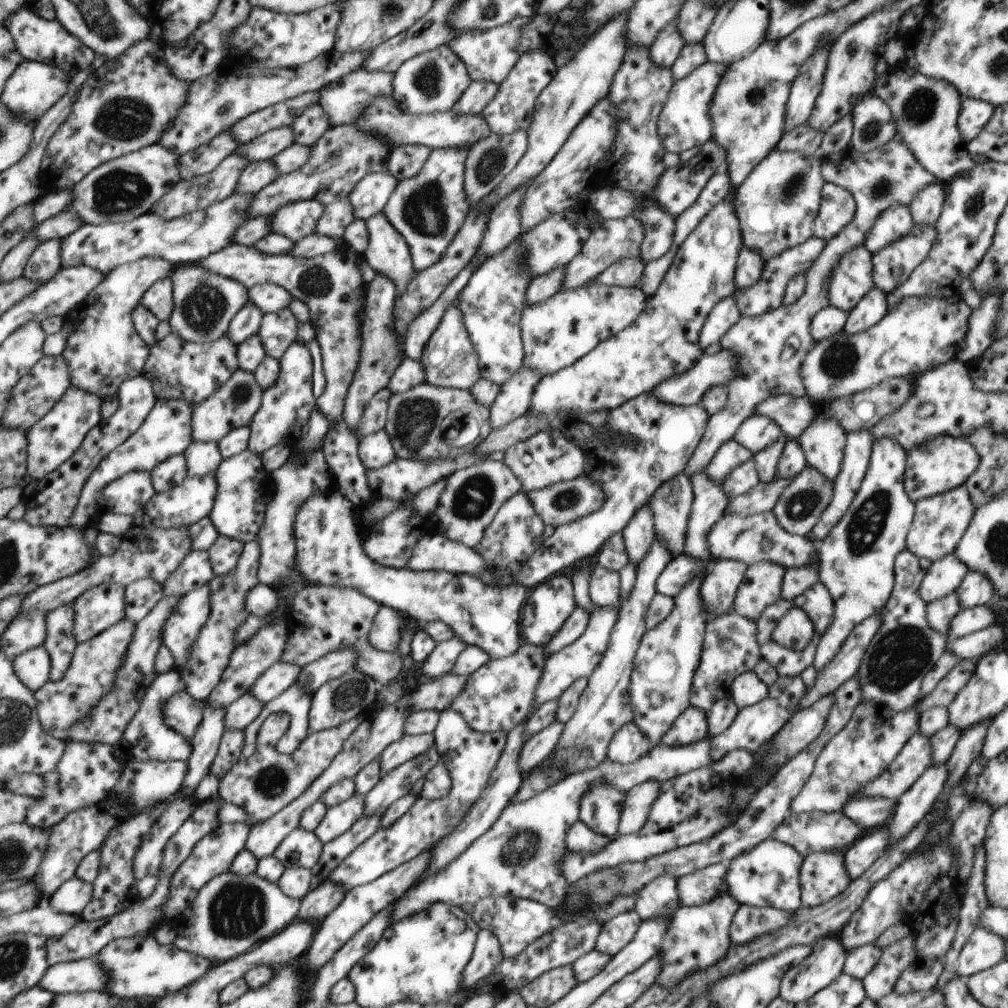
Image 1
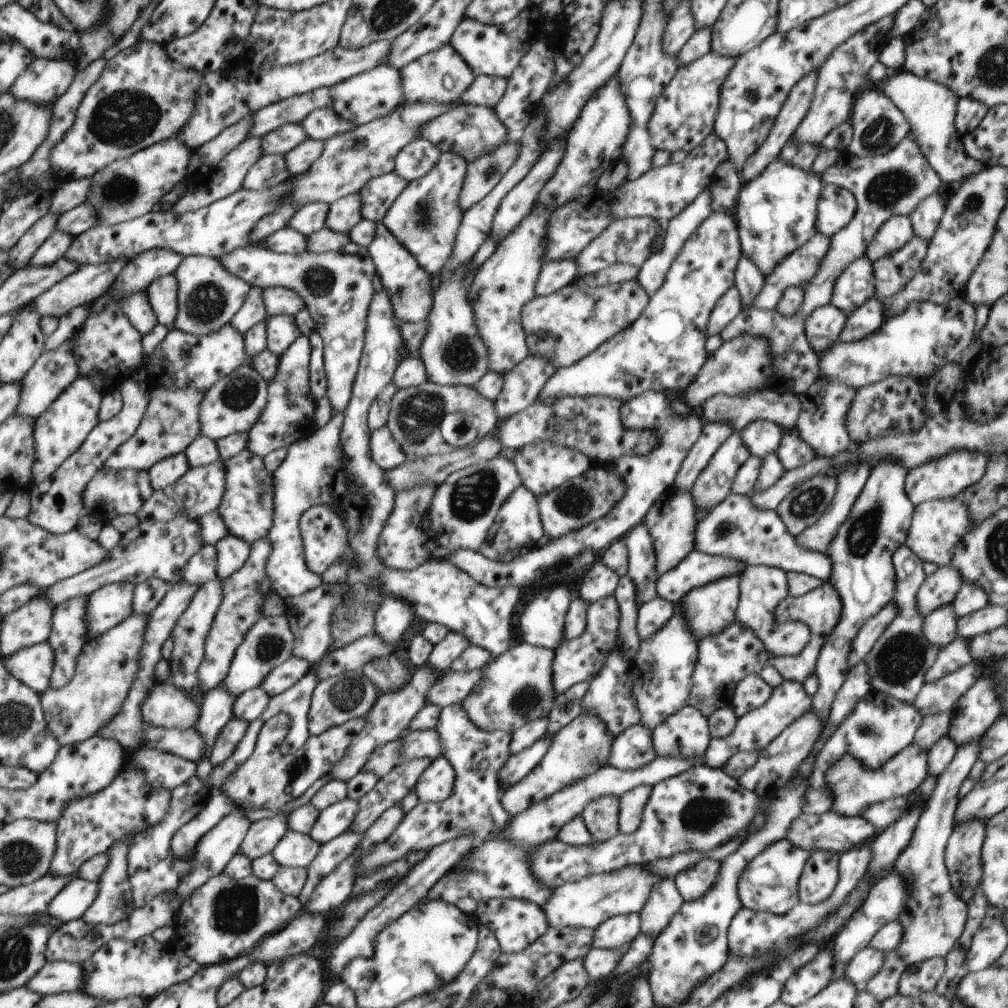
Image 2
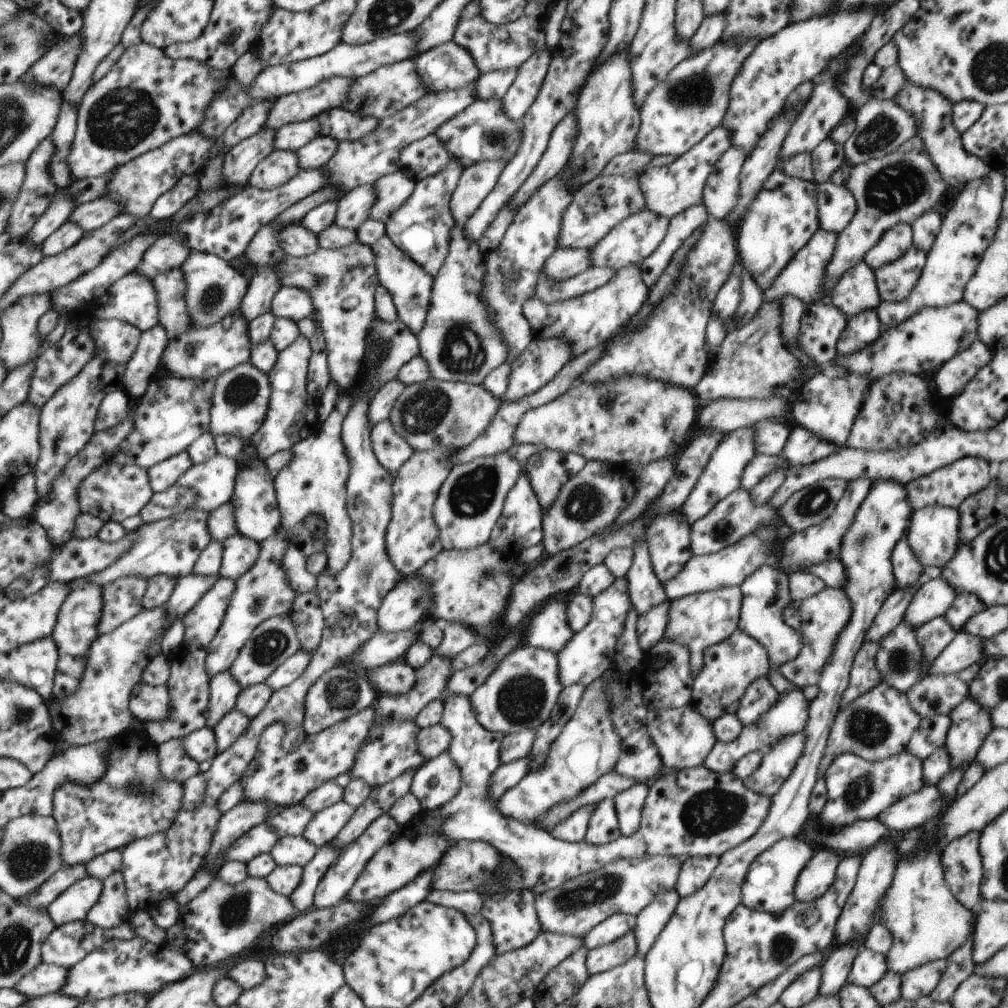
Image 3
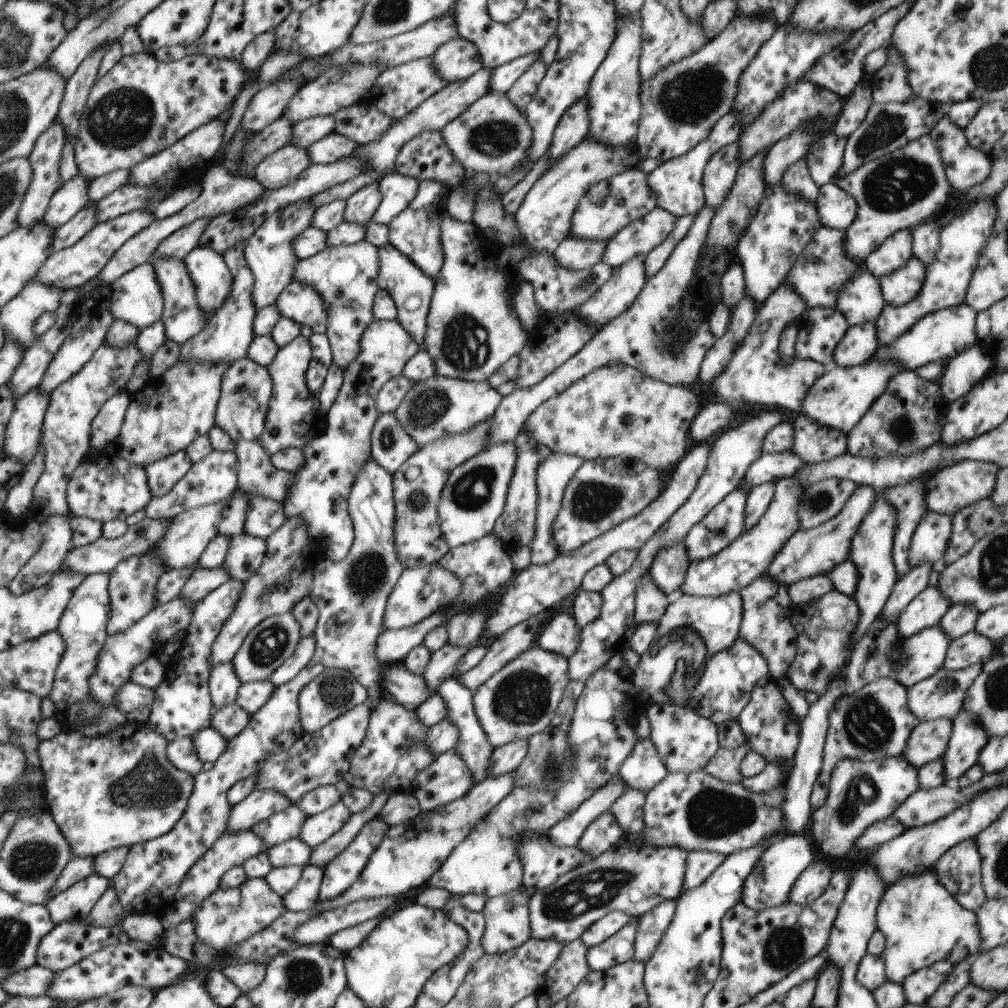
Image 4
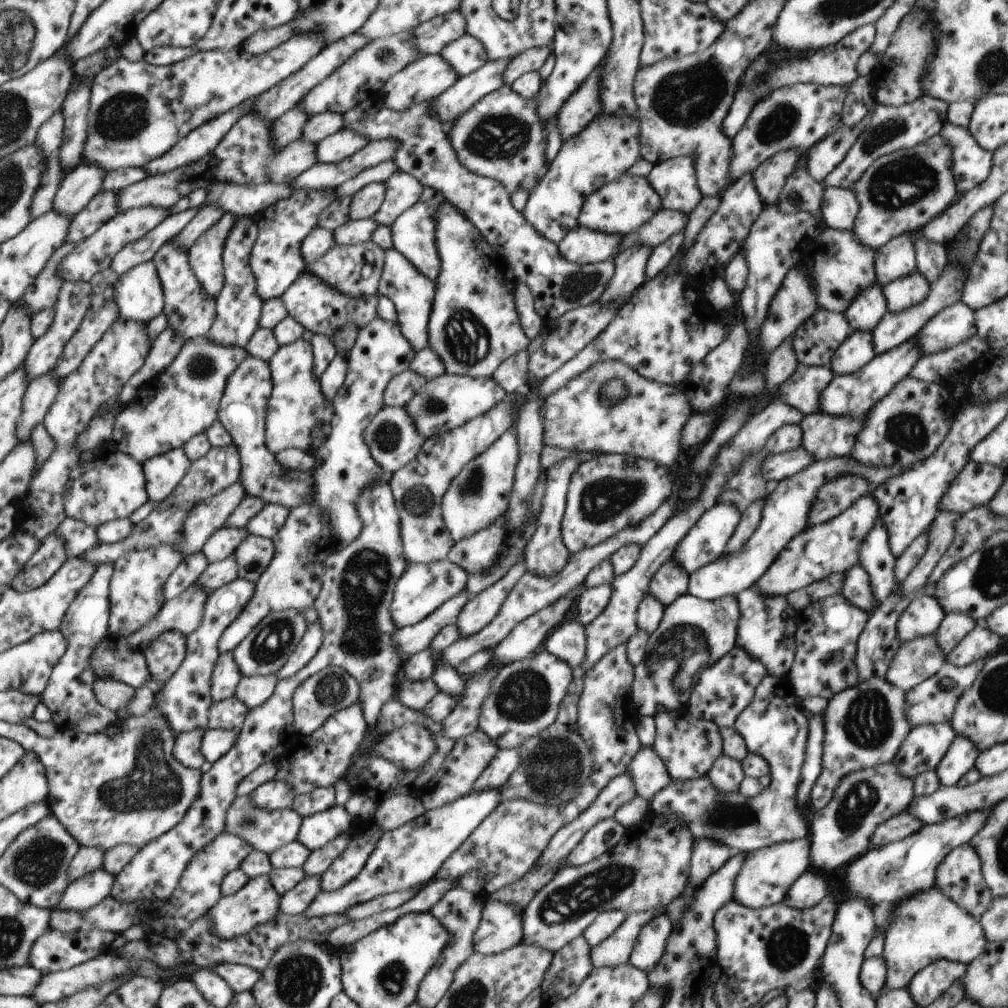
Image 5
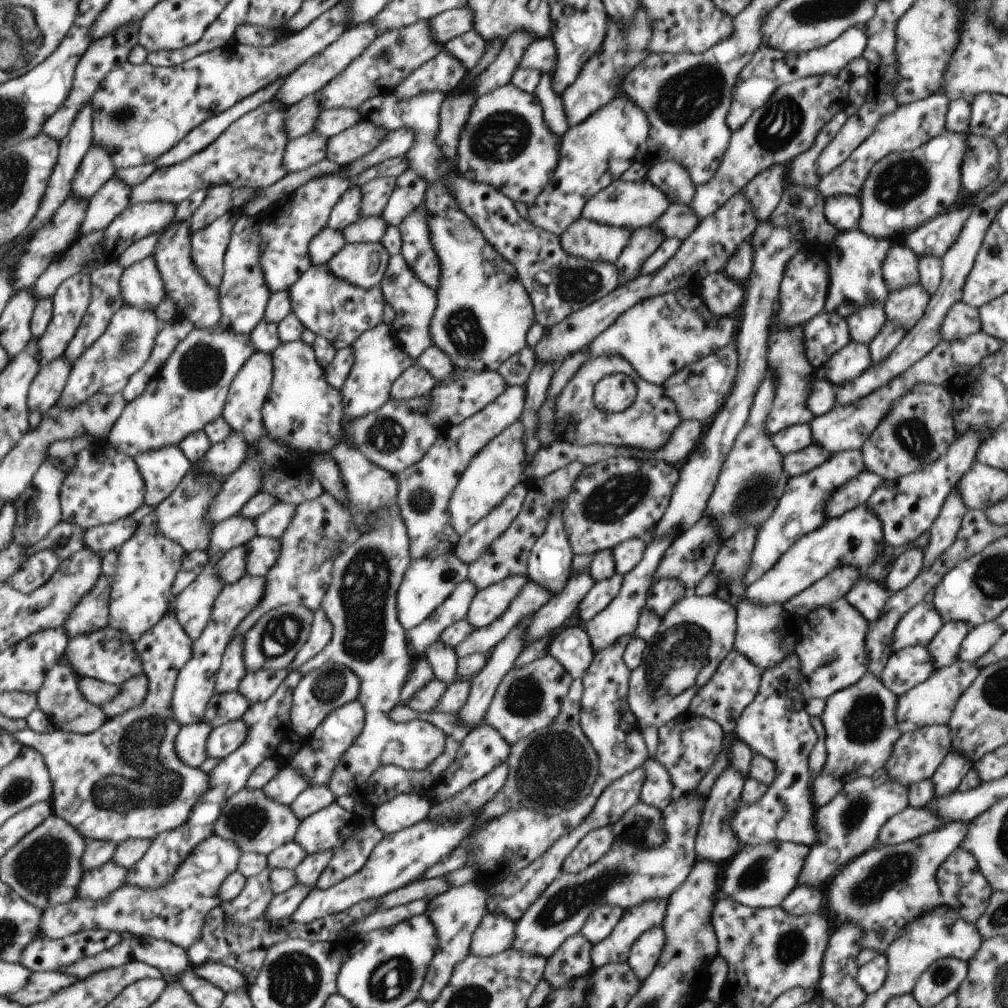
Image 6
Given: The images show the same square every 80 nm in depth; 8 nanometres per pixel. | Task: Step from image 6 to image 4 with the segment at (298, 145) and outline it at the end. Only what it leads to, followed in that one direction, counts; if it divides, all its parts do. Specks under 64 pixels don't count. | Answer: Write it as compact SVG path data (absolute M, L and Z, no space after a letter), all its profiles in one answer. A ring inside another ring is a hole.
M288 143L256 166L255 178L264 189L279 189L296 180L312 164L305 148Z

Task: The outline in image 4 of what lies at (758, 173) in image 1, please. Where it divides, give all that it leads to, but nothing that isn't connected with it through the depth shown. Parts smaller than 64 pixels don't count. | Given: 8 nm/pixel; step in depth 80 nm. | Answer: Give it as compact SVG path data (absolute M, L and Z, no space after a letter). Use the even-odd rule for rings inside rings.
M781 184L770 188L772 191L765 191L756 216L739 238L733 253L745 272L745 294L753 299L758 308L785 282L800 253L808 246L814 233L823 226L815 204L790 195Z

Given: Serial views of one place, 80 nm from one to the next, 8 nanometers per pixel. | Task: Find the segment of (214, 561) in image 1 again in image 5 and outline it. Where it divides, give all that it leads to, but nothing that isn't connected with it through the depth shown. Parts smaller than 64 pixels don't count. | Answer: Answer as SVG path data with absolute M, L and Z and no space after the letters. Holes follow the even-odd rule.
M249 534L235 550L238 577L257 581L270 564L275 553L273 540Z

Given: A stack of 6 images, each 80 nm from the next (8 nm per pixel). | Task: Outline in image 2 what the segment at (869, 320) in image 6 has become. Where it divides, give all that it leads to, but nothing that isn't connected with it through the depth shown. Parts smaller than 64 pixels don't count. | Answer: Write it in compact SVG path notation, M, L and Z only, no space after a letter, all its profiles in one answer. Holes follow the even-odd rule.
M864 255L840 273L833 286L831 303L849 317L857 308L875 296L873 264Z

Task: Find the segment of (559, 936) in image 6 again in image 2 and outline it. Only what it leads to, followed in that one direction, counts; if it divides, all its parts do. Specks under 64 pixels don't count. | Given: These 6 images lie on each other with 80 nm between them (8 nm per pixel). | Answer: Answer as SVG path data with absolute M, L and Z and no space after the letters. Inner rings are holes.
M628 865L617 871L590 875L556 887L551 892L551 898L547 900L547 903L540 906L546 915L549 926L593 930L610 917L639 914L645 902L650 898L653 886L664 879L643 866Z

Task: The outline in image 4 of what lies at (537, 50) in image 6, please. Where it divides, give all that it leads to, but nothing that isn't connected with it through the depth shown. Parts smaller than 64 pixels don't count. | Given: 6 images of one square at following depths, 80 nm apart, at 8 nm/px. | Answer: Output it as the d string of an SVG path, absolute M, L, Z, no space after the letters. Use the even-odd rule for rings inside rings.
M541 52L530 53L496 67L489 82L489 92L507 93L520 75L540 58Z

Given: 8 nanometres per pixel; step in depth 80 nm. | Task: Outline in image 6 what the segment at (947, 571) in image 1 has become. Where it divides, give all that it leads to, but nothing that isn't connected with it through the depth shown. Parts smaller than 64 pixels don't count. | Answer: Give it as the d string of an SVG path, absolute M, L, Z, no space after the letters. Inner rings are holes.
M922 601L916 604L900 619L894 629L894 652L916 645L927 645L937 635L943 623L932 603Z

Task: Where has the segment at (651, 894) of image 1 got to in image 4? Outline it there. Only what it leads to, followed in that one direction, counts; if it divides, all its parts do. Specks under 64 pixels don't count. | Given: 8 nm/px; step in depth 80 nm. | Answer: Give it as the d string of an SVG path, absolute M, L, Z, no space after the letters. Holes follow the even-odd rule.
M666 901L640 916L633 956L636 961L645 966L653 957L656 947L674 918L675 908L676 901Z

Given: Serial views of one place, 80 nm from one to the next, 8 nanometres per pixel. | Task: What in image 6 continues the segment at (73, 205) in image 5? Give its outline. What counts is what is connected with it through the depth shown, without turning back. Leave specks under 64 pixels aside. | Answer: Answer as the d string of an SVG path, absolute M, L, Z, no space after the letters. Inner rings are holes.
M93 142L76 171L70 195L90 200L115 172L109 150Z

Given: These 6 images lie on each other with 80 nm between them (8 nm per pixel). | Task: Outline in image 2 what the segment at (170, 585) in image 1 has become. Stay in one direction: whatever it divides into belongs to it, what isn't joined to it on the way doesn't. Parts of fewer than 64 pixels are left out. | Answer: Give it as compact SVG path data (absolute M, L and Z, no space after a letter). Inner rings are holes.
M206 545L188 561L180 581L203 585L217 578L217 550L215 545Z

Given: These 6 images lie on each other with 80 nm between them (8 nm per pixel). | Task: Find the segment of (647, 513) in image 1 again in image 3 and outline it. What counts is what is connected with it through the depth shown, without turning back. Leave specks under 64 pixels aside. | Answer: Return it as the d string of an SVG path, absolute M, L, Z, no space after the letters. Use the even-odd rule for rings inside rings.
M646 541L633 547L633 563L625 577L633 608L640 616L668 600L661 580L654 574Z

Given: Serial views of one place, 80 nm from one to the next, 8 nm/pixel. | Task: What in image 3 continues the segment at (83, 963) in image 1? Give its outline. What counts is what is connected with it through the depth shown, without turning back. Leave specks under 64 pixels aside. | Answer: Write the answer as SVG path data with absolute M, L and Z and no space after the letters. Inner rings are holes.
M40 963L38 967L27 972L13 989L27 998L58 993L65 983L67 968L50 963Z

